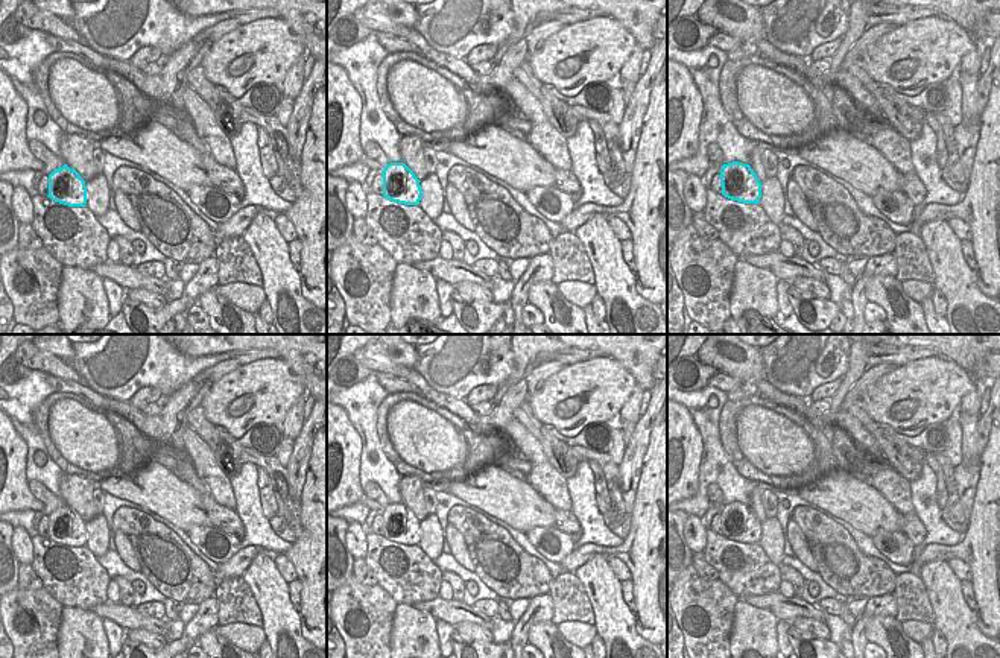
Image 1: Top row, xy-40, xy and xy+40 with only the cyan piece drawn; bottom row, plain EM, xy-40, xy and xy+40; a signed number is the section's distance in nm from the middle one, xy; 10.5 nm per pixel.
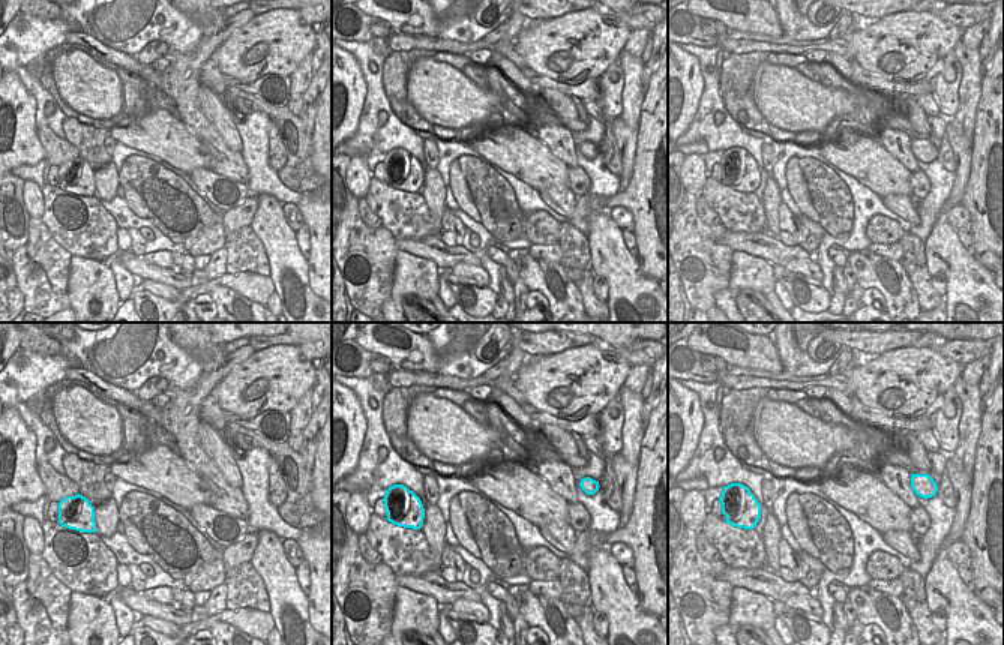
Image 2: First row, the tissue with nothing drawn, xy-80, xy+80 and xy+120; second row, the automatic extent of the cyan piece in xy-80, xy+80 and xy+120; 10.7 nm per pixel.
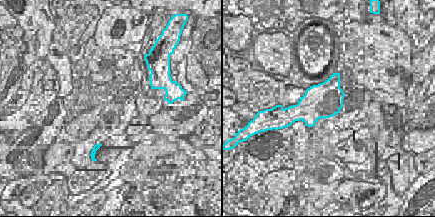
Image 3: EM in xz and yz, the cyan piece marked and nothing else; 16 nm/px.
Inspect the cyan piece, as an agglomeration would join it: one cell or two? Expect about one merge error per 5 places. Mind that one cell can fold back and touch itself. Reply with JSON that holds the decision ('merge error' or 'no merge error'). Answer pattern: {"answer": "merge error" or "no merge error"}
{"answer": "no merge error"}

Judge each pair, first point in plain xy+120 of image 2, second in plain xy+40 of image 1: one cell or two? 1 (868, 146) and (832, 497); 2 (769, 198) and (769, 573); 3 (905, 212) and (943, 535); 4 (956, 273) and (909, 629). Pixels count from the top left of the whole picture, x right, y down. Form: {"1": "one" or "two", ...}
{"1": "one", "2": "two", "3": "two", "4": "two"}

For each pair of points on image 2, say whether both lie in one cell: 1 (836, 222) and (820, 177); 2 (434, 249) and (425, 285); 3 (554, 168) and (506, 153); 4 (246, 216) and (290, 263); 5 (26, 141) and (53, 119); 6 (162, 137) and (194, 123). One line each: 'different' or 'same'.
1: same
2: different
3: same
4: different
5: different
6: different

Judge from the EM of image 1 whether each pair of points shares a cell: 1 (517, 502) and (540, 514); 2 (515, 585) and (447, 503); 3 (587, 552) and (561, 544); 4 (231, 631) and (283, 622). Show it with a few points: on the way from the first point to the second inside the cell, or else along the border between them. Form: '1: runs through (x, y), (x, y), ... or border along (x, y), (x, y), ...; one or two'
1: runs through (523, 508), (534, 511); one
2: border along (481, 514), (468, 508), (453, 506), (447, 521); two
3: border along (575, 549), (560, 563); two
4: border along (260, 628), (266, 640); two

